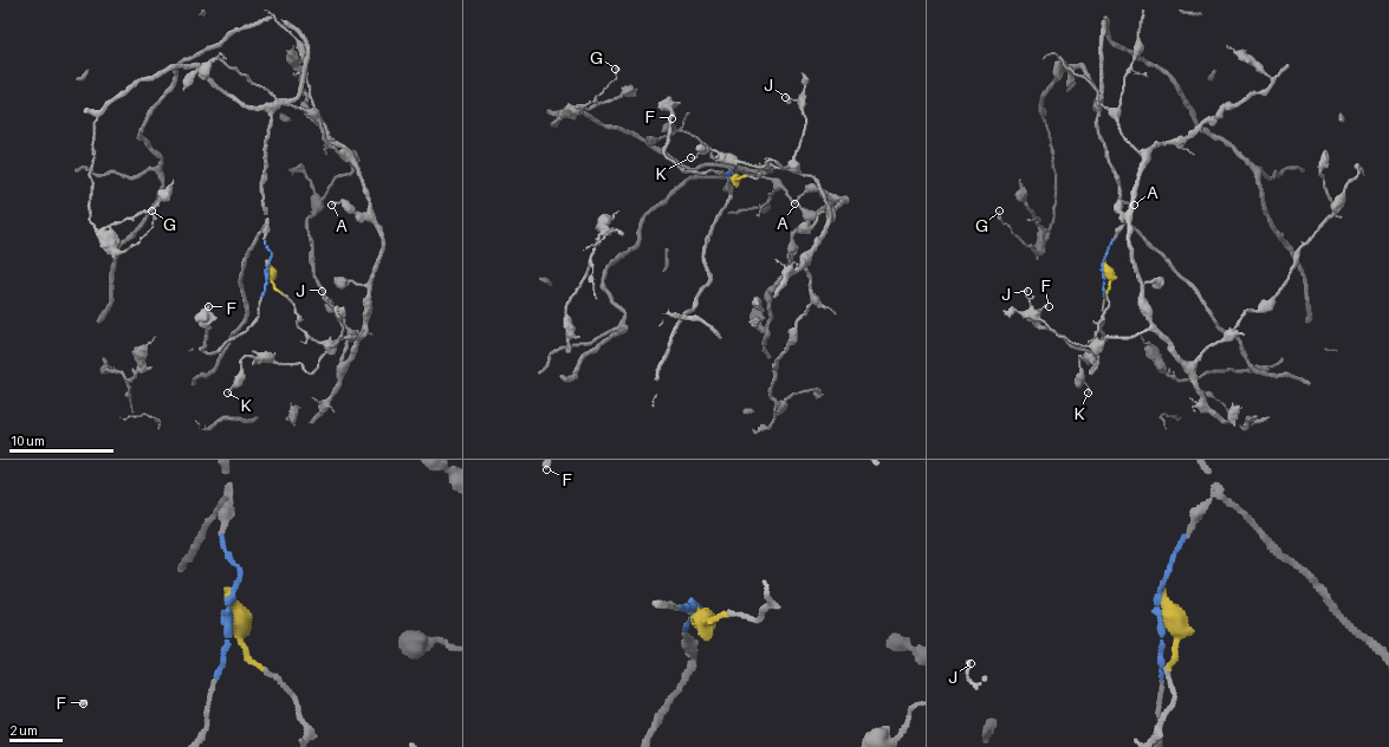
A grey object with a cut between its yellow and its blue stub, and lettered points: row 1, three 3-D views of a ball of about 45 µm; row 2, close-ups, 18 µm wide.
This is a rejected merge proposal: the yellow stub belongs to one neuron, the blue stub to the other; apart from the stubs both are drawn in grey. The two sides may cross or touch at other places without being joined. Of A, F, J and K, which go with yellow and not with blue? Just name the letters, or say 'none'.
A, J, K

